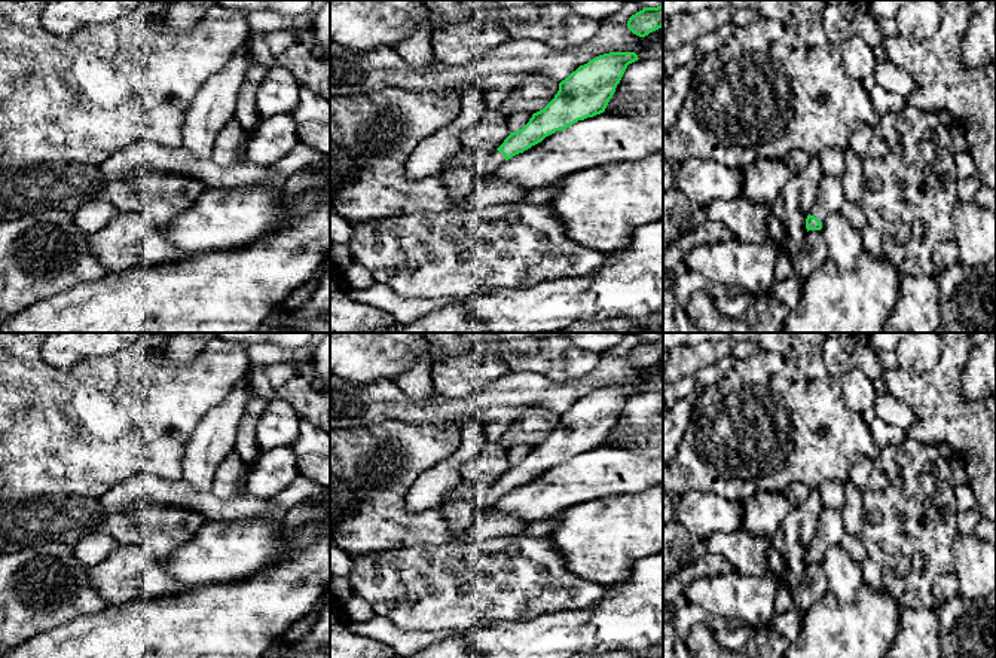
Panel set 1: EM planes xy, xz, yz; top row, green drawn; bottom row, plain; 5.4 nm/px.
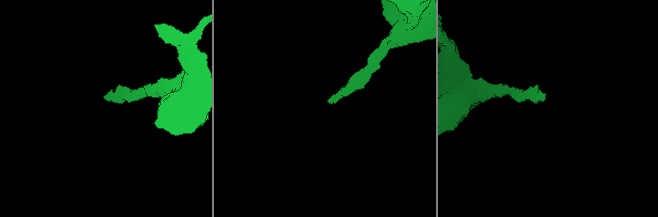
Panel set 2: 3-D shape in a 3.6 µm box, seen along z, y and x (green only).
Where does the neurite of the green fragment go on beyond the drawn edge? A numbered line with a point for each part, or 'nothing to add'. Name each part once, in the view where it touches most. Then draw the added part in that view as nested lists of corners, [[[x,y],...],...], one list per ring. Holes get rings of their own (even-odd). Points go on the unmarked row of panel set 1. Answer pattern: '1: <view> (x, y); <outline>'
1: yz (830, 531); [[[824,506],[818,515],[816,533],[809,547],[824,556],[830,547],[840,544],[843,535],[844,527],[841,511]]]

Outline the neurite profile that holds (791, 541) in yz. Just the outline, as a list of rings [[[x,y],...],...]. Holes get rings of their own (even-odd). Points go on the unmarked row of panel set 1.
[[[818,489],[810,490],[807,499],[792,508],[780,529],[773,535],[772,544],[783,560],[782,572],[775,576],[779,585],[789,588],[792,597],[798,591],[800,579],[807,566],[806,551],[816,533],[818,515],[824,508]]]

